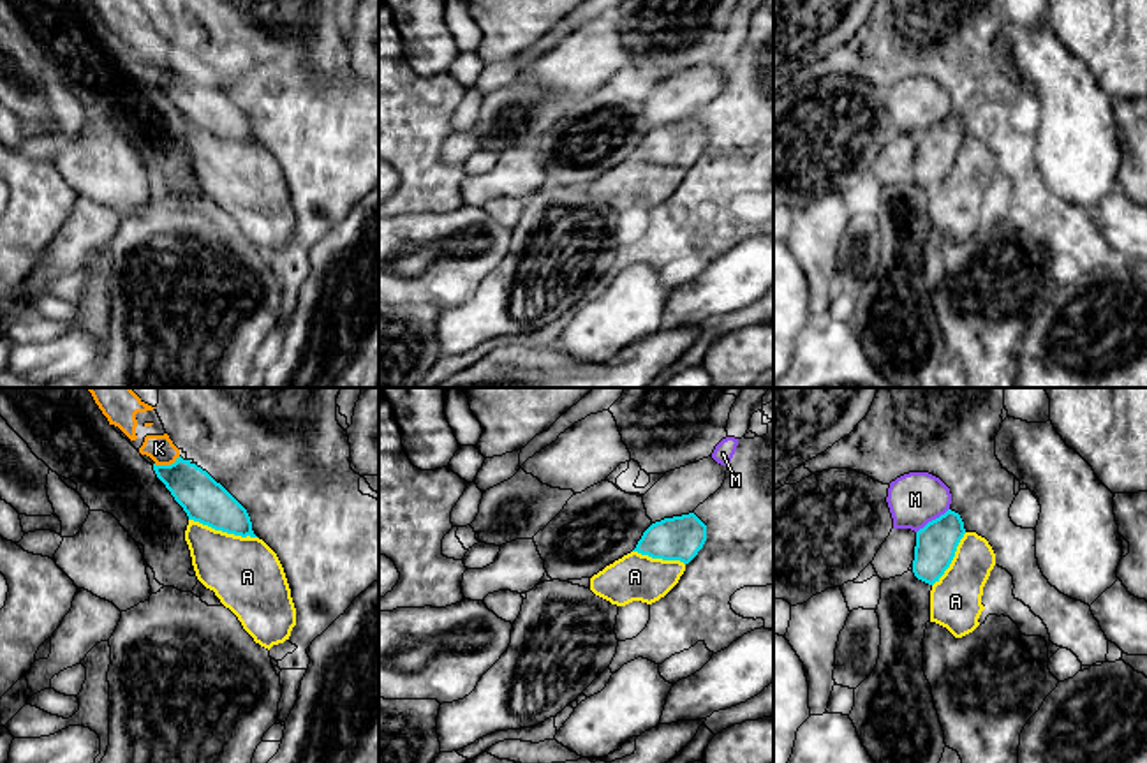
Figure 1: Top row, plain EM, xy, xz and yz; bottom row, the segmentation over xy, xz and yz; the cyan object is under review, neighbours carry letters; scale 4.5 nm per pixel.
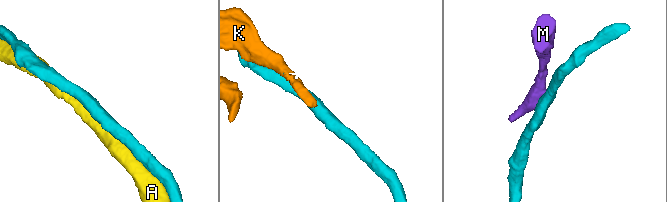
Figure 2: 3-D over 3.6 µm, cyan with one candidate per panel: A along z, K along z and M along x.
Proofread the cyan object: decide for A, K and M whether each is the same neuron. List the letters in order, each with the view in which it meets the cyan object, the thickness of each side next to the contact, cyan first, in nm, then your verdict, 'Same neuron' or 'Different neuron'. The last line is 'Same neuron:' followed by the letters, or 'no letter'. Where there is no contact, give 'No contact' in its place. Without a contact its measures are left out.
A: Touches cyan in xy. Thickness 200 nm (cyan) against 320 nm. Same neuron
K: Touches cyan in xy. Thickness 200 nm (cyan) against 120 nm. Different neuron
M: Touches cyan in yz. Thickness 190 nm (cyan) against 240 nm. Different neuron
Same neuron: A

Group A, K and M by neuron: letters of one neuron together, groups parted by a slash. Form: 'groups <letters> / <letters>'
groups A / K / M

